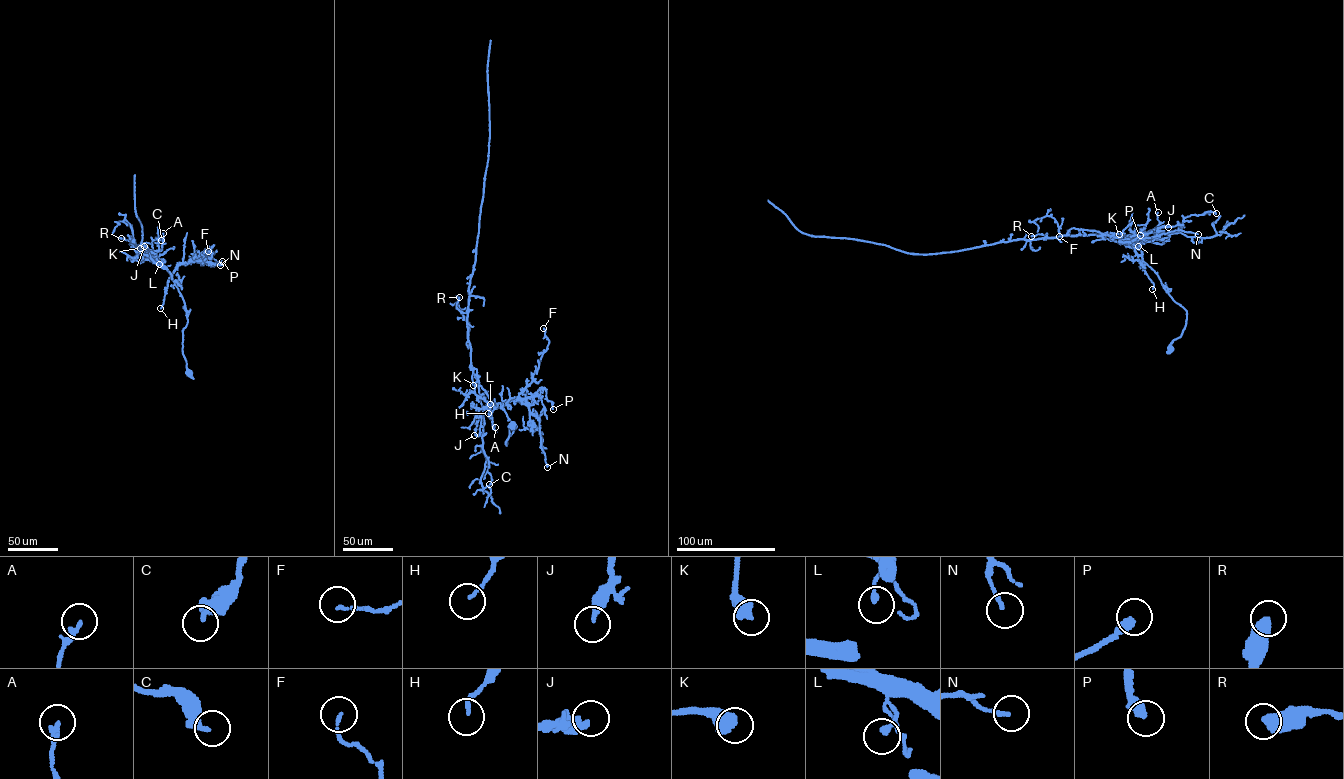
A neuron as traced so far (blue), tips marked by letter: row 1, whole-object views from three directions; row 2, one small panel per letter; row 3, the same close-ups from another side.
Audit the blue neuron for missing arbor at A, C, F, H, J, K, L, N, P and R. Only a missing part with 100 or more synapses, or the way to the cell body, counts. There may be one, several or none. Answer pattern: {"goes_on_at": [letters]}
{"goes_on_at": []}

